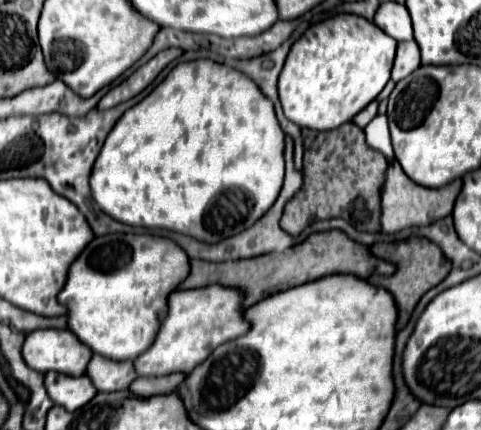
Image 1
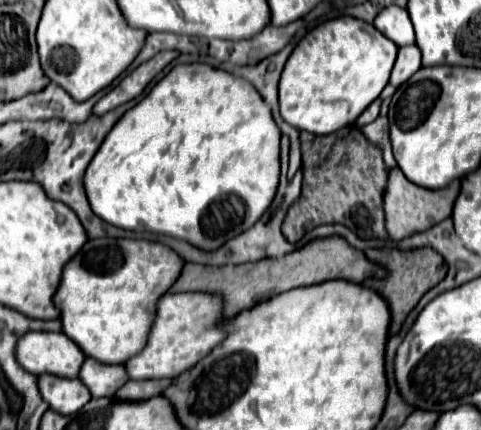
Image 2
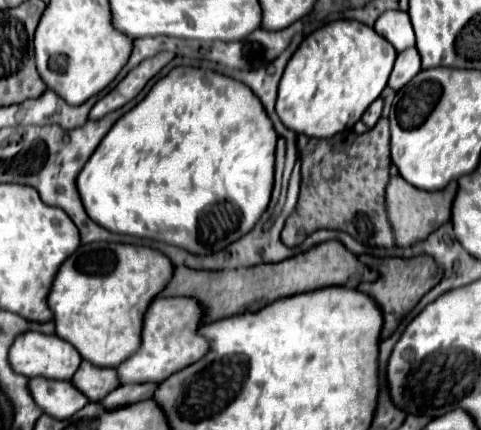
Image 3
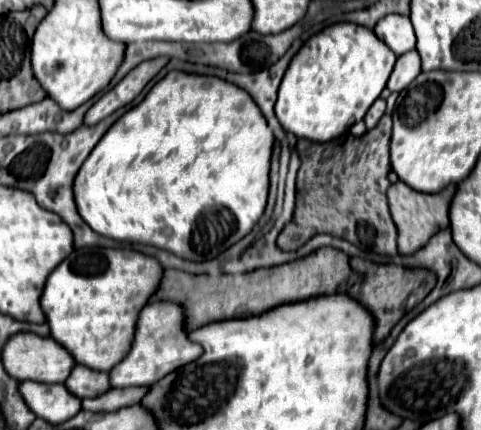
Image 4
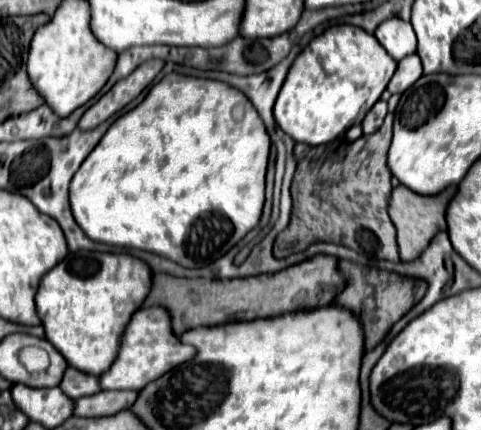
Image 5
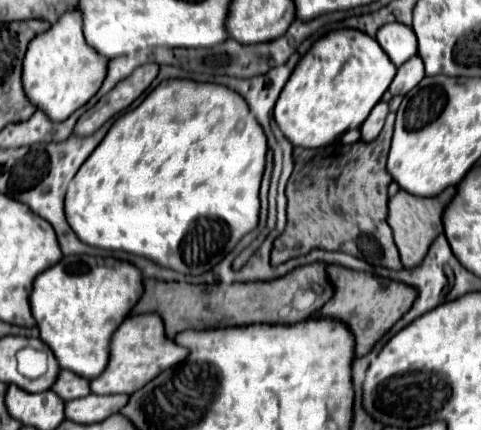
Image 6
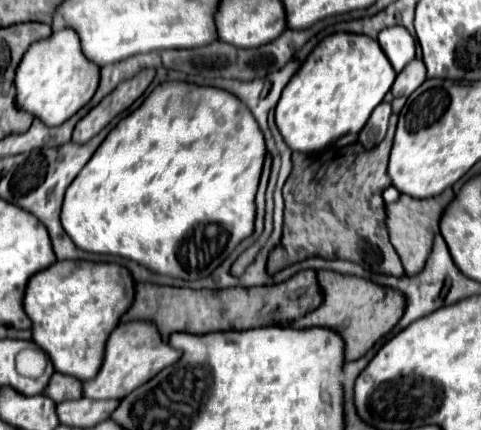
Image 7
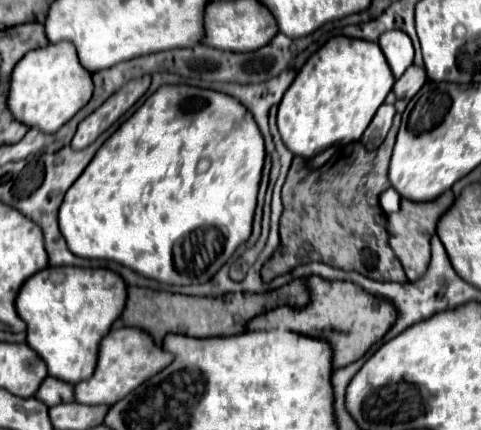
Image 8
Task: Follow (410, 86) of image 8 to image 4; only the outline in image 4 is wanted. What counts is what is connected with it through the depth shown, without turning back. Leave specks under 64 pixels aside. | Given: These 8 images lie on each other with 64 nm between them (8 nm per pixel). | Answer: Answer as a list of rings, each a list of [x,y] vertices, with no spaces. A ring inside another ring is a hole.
[[[416,50],[412,52],[406,52],[404,56],[400,56],[396,60],[396,66],[394,66],[394,72],[388,80],[388,90],[390,92],[402,92],[418,74],[420,74],[420,56]]]

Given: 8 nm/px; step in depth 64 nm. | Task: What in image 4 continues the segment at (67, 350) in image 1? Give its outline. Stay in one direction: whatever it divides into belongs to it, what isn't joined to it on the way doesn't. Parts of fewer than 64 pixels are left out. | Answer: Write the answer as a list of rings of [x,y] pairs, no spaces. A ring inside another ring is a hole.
[[[24,332],[24,334],[14,334],[2,348],[2,364],[4,370],[24,382],[24,380],[32,380],[32,382],[42,382],[42,384],[62,384],[70,370],[72,370],[72,356],[68,356],[68,352],[64,352],[64,348],[60,348],[52,338],[42,338],[38,334],[32,332]]]

